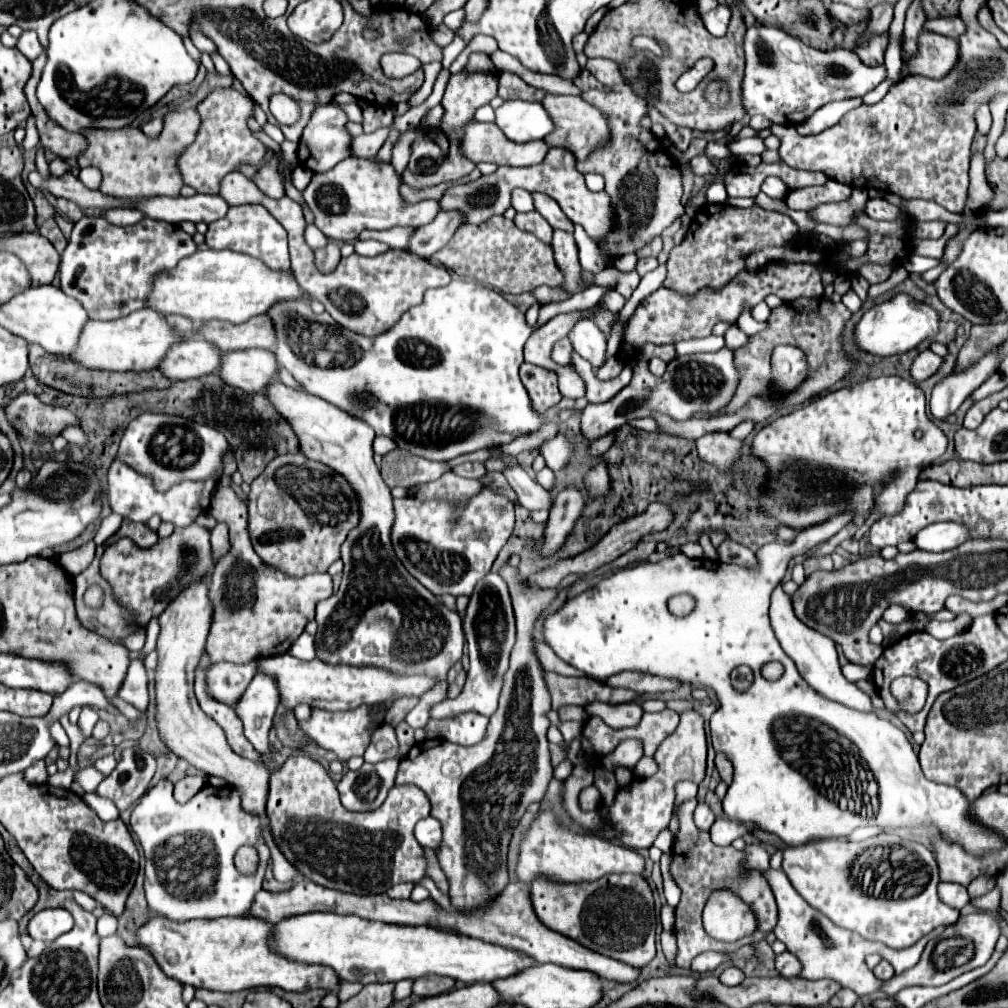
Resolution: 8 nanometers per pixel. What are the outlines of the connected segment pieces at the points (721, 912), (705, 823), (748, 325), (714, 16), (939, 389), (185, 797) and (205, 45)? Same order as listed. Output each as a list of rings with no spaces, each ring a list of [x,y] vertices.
[[[720,890],[710,896],[702,913],[706,933],[716,940],[736,942],[756,930],[756,918],[736,894]]]
[[[702,802],[702,804],[698,804],[696,806],[696,812],[694,812],[694,822],[696,822],[696,826],[700,828],[700,830],[710,830],[710,826],[712,826],[712,822],[714,822],[714,812],[712,812],[712,808],[706,804],[706,802]]]
[[[744,310],[744,314],[738,318],[738,328],[742,330],[742,332],[750,332],[750,334],[756,334],[756,332],[762,332],[764,328],[766,328],[766,322],[756,322],[752,316],[750,316],[750,312],[746,312]]]
[[[716,6],[714,10],[702,14],[702,22],[712,36],[724,36],[728,32],[728,24],[730,24],[730,8]]]
[[[992,350],[990,354],[986,354],[976,366],[968,368],[962,374],[950,374],[948,378],[944,378],[942,382],[938,382],[932,390],[932,398],[930,398],[930,412],[934,422],[948,418],[950,414],[954,414],[960,404],[986,380],[990,378],[996,368],[1000,364],[998,358],[998,350]]]
[[[186,776],[186,778],[182,778],[180,782],[174,784],[176,800],[182,802],[182,804],[188,802],[200,790],[200,786],[204,786],[204,782],[206,782],[204,776]]]
[[[192,22],[192,24],[190,24],[190,38],[192,38],[194,46],[196,46],[200,52],[208,52],[208,54],[216,52],[214,42],[212,42],[206,34],[202,34],[202,32],[200,32],[200,26],[198,26],[196,22]]]

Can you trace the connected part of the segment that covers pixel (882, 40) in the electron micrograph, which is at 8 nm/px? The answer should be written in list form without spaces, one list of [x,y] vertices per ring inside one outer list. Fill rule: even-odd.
[[[888,34],[874,36],[870,42],[864,44],[864,48],[856,48],[854,52],[860,56],[860,60],[868,66],[880,66],[884,60],[884,50],[888,46]]]

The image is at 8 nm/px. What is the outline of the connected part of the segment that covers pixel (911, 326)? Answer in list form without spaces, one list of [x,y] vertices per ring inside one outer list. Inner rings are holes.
[[[896,294],[894,298],[876,304],[862,316],[862,320],[856,324],[856,342],[862,350],[870,354],[892,356],[908,352],[924,340],[934,340],[938,330],[940,330],[940,316],[932,306],[916,302],[906,294]]]

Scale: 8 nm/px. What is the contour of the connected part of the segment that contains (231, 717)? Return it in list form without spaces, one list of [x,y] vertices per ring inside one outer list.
[[[204,652],[198,666],[196,666],[196,698],[198,698],[198,704],[200,708],[224,730],[226,734],[226,740],[230,744],[230,748],[238,754],[238,756],[244,756],[248,760],[254,760],[258,762],[258,754],[254,750],[254,746],[246,740],[244,736],[244,728],[242,728],[242,720],[236,716],[234,708],[214,700],[208,692],[206,692],[206,672],[210,668],[210,658],[208,654]]]

